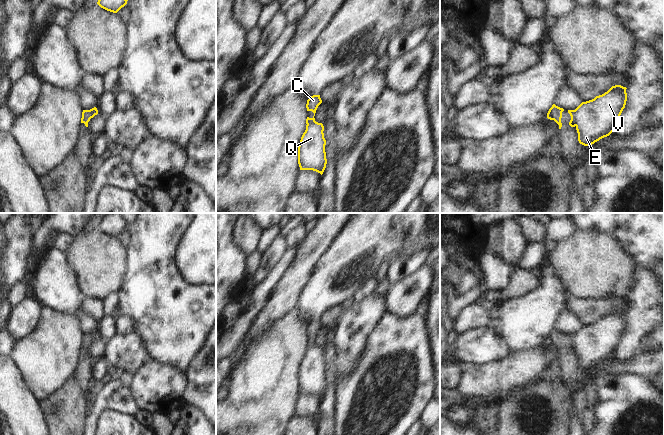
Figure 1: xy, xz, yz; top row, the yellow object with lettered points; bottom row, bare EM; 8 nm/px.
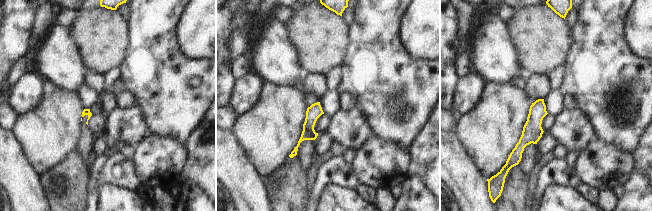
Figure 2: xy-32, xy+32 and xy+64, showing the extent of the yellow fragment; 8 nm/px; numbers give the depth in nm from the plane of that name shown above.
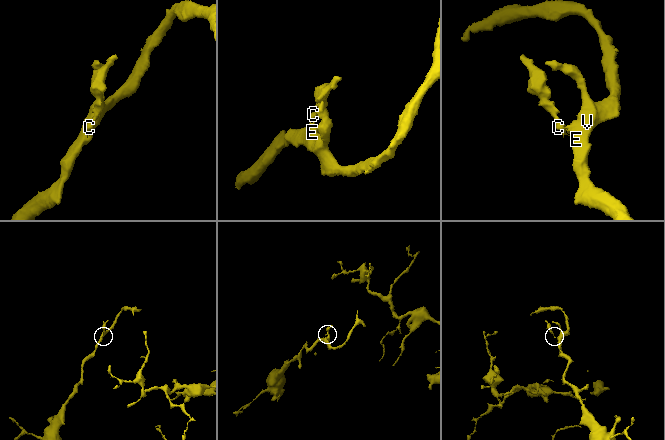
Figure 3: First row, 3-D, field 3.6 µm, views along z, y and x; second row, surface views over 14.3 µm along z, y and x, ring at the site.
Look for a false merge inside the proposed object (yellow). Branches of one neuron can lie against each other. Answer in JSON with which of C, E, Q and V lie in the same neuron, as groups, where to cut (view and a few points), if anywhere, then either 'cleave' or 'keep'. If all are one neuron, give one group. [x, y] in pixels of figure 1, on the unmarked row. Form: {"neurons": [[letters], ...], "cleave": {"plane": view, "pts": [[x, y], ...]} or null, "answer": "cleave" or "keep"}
{"neurons": [["C", "E", "Q", "V"]], "cleave": null, "answer": "keep"}

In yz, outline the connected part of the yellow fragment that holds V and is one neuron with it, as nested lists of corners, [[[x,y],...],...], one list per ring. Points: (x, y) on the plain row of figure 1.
[[[621,309],[612,310],[604,318],[596,320],[592,324],[582,326],[575,334],[568,334],[571,340],[569,349],[576,352],[580,368],[584,370],[592,369],[614,356],[616,348],[626,329],[626,313],[626,311]]]

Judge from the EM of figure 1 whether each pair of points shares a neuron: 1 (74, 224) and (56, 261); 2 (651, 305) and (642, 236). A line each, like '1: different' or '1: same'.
1: different
2: same

